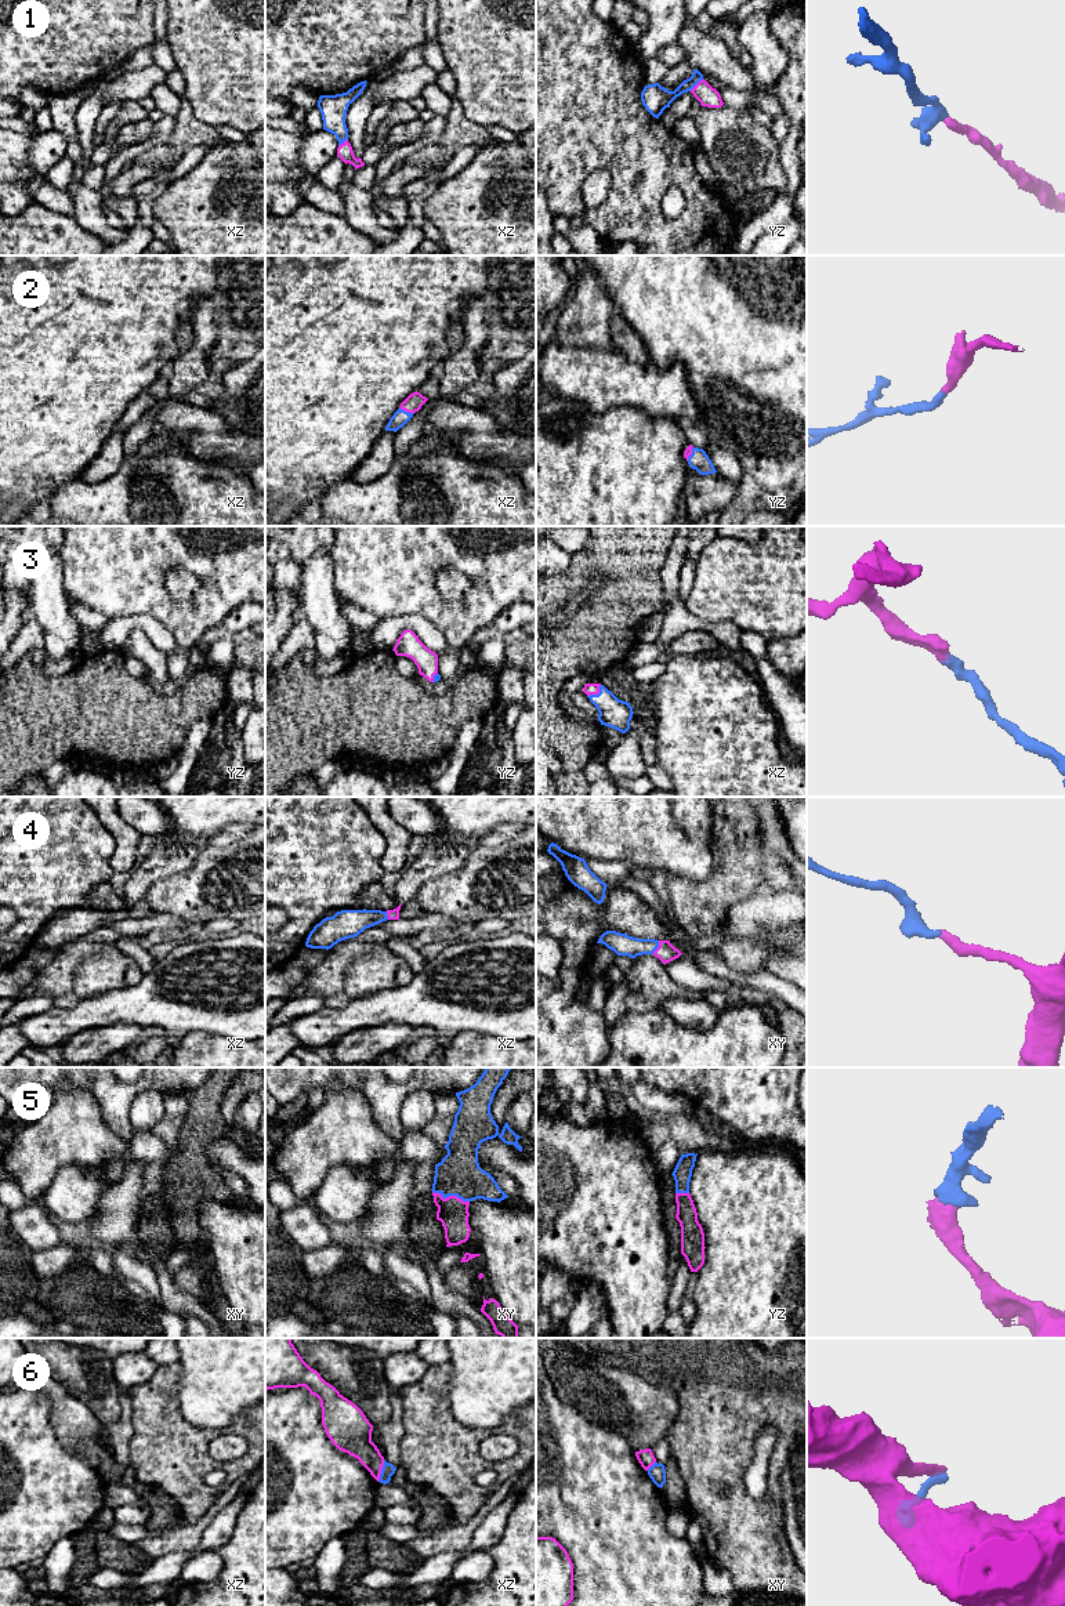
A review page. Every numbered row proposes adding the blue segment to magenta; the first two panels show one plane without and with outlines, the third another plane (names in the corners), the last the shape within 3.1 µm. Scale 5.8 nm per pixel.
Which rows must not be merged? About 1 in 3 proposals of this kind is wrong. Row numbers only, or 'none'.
6

